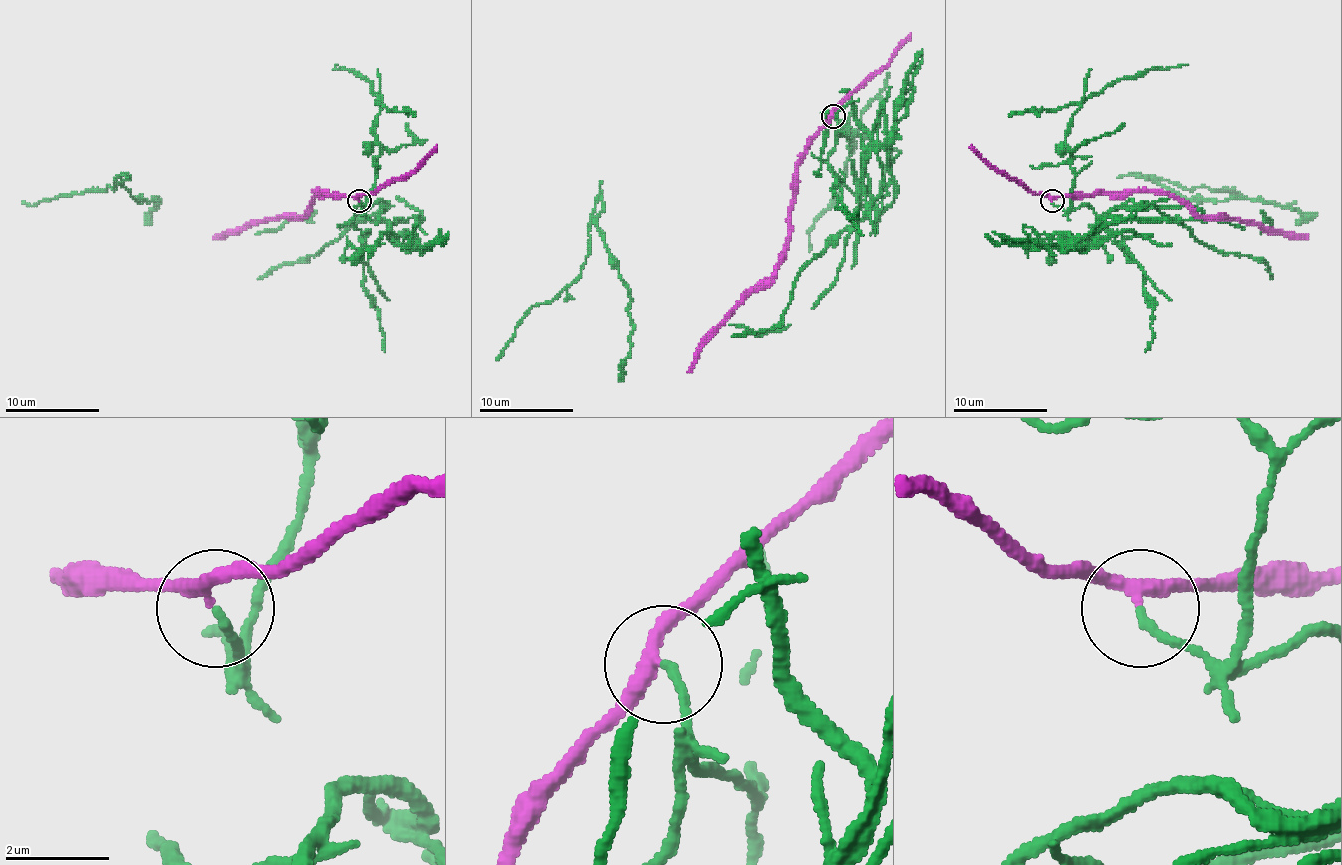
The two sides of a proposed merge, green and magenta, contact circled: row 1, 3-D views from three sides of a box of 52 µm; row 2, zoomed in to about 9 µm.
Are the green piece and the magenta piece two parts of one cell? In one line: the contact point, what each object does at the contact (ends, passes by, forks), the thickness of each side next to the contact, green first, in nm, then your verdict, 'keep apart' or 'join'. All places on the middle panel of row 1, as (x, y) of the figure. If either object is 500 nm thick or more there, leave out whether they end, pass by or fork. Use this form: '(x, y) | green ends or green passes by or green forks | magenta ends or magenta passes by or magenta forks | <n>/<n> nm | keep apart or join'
(833, 116) | green ends | magenta passes by | 160/280 nm | keep apart

